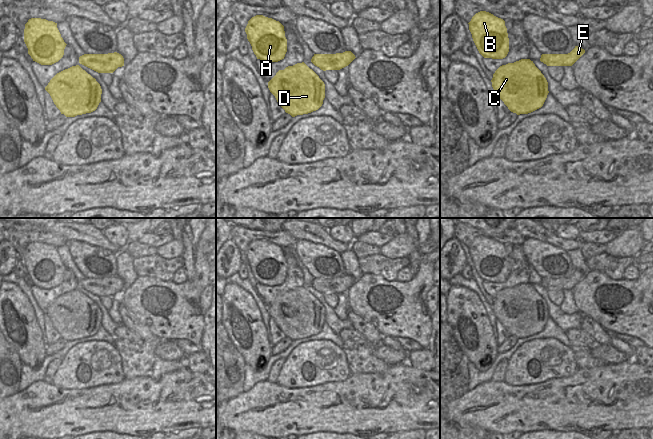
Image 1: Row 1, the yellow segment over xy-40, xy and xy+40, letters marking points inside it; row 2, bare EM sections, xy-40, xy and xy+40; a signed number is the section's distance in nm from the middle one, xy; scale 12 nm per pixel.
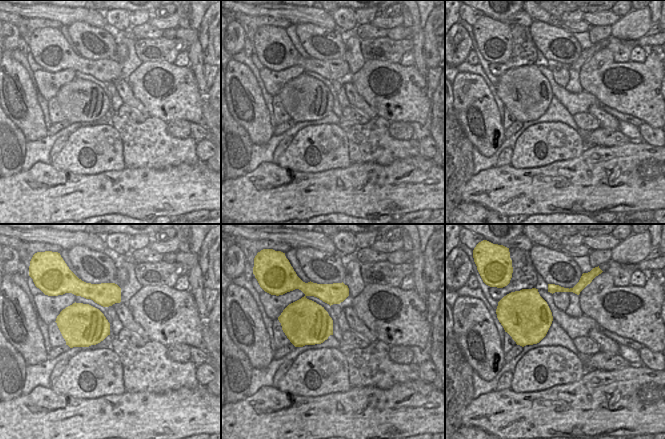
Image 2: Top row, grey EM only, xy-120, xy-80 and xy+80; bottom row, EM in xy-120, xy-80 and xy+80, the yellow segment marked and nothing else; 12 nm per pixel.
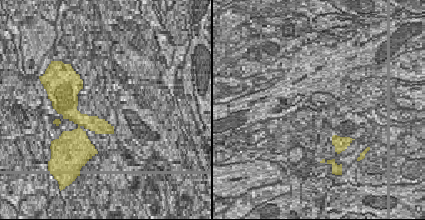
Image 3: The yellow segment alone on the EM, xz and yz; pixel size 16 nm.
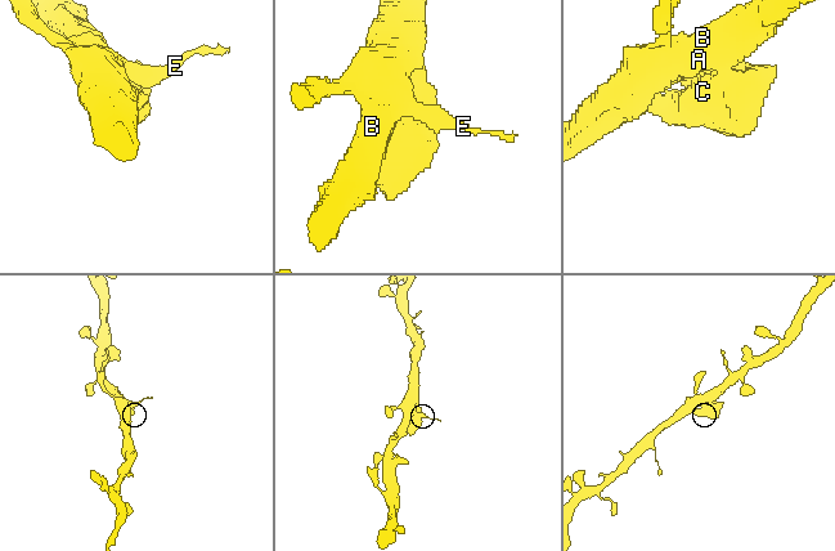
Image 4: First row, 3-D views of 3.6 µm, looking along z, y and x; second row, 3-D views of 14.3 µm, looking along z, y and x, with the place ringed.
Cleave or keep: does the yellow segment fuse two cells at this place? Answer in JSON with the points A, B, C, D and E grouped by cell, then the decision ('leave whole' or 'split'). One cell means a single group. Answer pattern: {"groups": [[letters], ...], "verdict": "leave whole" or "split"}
{"groups": [["A", "B", "C", "D", "E"]], "verdict": "leave whole"}

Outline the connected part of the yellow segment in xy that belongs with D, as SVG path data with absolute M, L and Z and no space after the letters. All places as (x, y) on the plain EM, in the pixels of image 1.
M304 286L279 294L268 312L292 341L318 334L325 322L324 306Z

